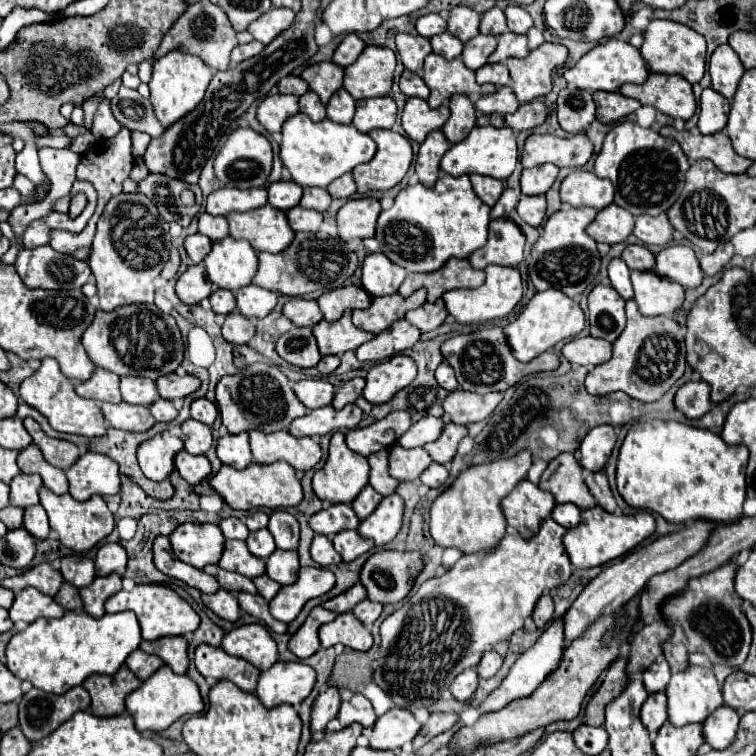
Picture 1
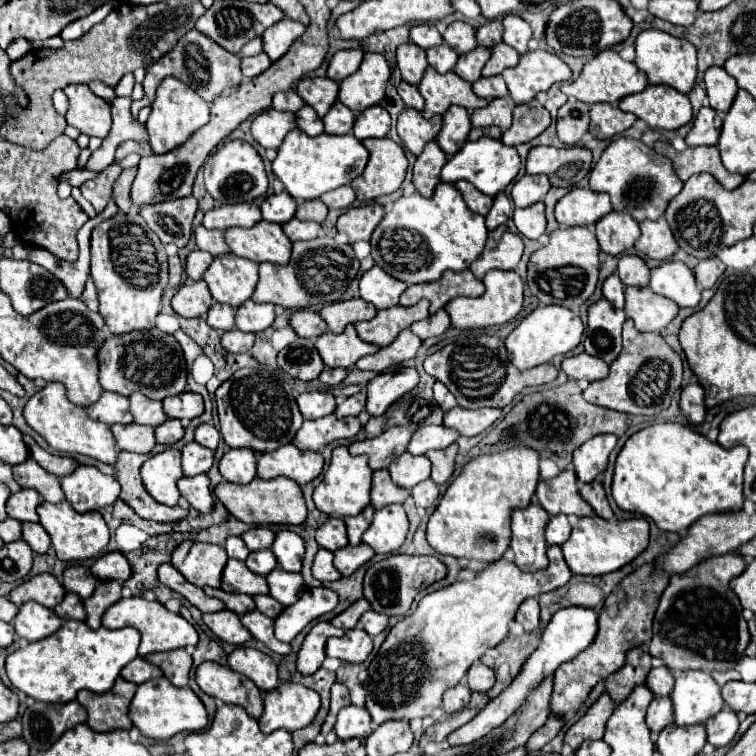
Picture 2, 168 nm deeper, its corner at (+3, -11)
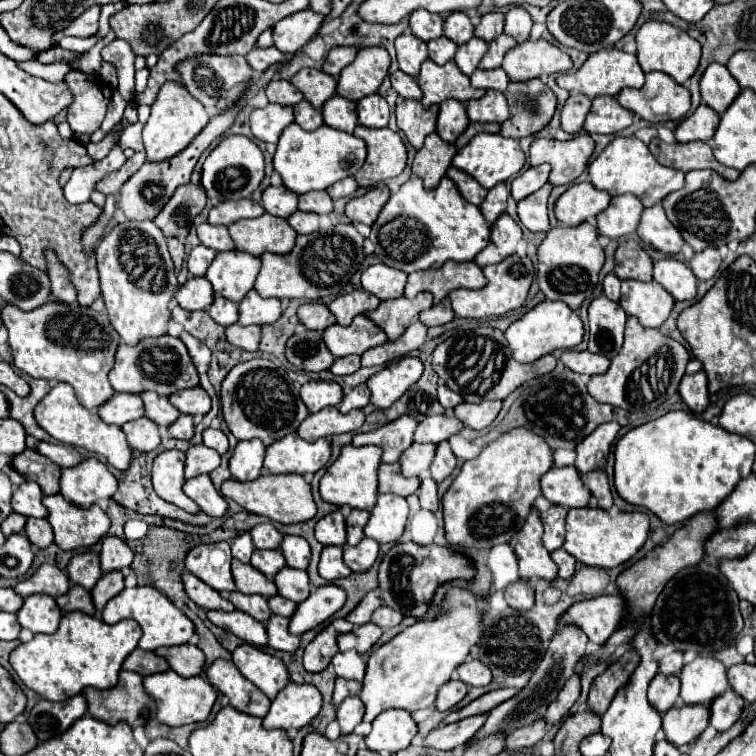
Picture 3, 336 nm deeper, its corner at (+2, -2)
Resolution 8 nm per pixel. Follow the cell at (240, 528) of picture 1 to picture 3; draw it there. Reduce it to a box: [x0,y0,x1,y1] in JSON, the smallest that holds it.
[231,532,255,562]

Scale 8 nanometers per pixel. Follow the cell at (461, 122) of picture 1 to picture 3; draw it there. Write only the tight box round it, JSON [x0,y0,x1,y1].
[437,100,469,142]

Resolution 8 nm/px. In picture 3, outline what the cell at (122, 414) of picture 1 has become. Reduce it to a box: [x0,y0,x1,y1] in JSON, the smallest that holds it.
[121,416,161,452]

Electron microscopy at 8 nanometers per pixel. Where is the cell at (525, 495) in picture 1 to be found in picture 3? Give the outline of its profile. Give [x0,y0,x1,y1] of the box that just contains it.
[511,506,557,580]

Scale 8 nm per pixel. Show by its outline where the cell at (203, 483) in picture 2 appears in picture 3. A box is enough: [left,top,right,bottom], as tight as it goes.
[183,474,227,518]

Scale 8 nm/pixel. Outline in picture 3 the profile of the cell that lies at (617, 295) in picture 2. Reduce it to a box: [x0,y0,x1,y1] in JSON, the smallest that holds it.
[603,272,621,300]

